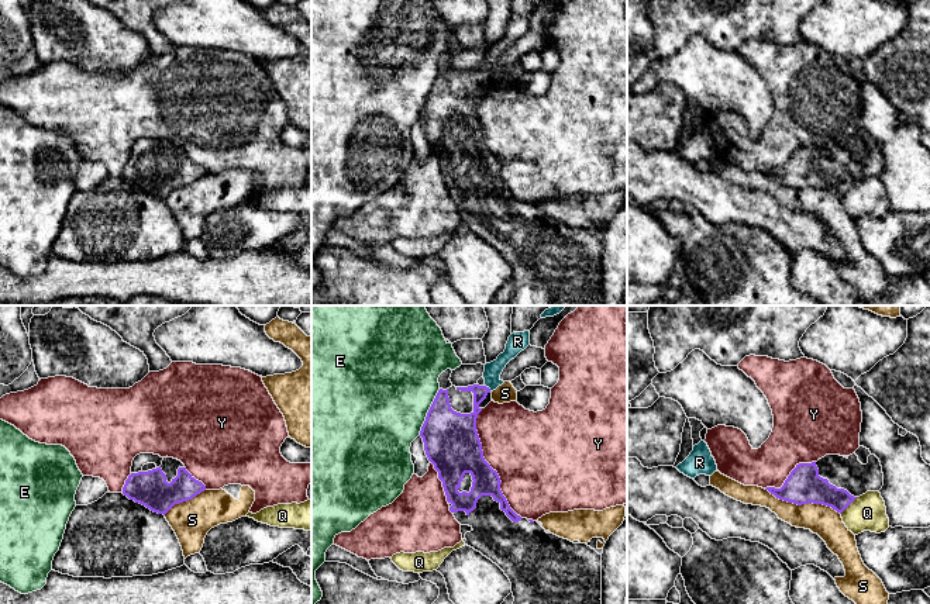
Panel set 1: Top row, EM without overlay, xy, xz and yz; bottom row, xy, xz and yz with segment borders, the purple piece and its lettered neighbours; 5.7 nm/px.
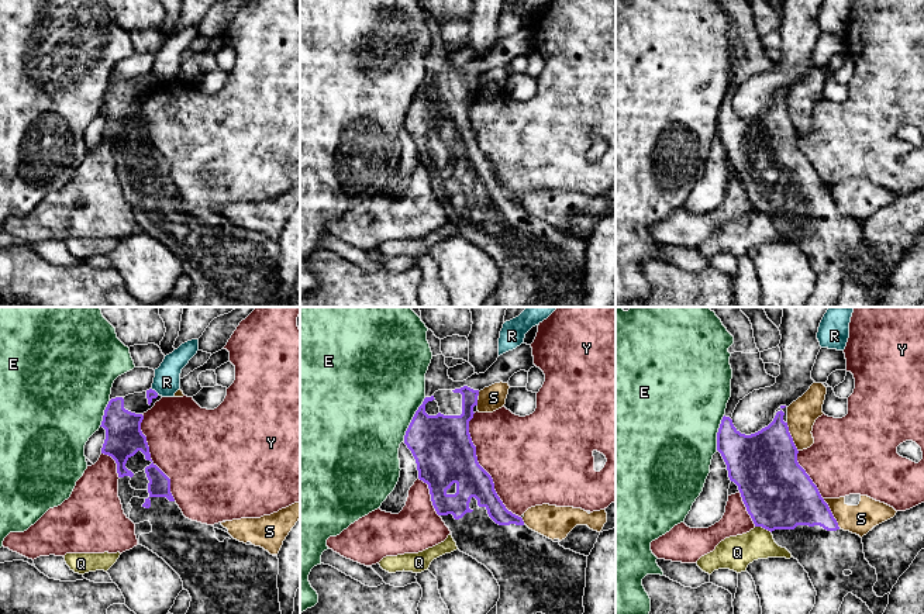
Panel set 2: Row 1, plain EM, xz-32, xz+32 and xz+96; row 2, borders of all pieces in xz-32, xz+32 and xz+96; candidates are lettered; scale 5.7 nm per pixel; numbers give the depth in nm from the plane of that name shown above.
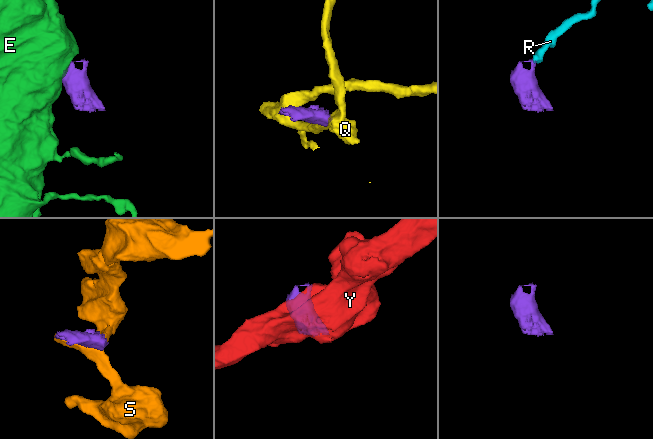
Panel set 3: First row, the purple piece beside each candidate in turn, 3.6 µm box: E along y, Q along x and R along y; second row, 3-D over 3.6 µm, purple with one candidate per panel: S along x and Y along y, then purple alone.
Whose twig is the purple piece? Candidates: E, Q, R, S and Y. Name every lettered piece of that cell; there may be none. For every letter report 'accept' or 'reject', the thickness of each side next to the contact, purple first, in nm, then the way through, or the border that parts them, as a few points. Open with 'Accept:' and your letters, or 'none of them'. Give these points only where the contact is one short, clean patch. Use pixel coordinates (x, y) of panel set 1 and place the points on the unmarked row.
Accept: none of them
E: reject; 320 nm thick on the purple side, 500 nm on the other; border along xz (440, 73), (417, 120)
Q: reject; 180 nm thick on the purple side, 200 nm on the other
R: reject; 130 nm thick on the purple side, 100 nm on the other; border along xz (485, 69), (491, 75)
S: reject; 200 nm thick on the purple side, 170 nm on the other
Y: reject; 320 nm thick on the purple side, 440 nm on the other

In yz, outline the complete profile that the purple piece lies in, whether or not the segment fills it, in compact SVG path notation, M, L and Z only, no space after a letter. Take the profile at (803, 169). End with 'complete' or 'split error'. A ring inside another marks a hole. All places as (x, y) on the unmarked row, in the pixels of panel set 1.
M855 138L848 142L826 139L817 146L799 148L781 173L767 172L776 183L802 189L823 189L843 197L857 182L879 176L884 158L879 144L868 141L862 149Z; split error

